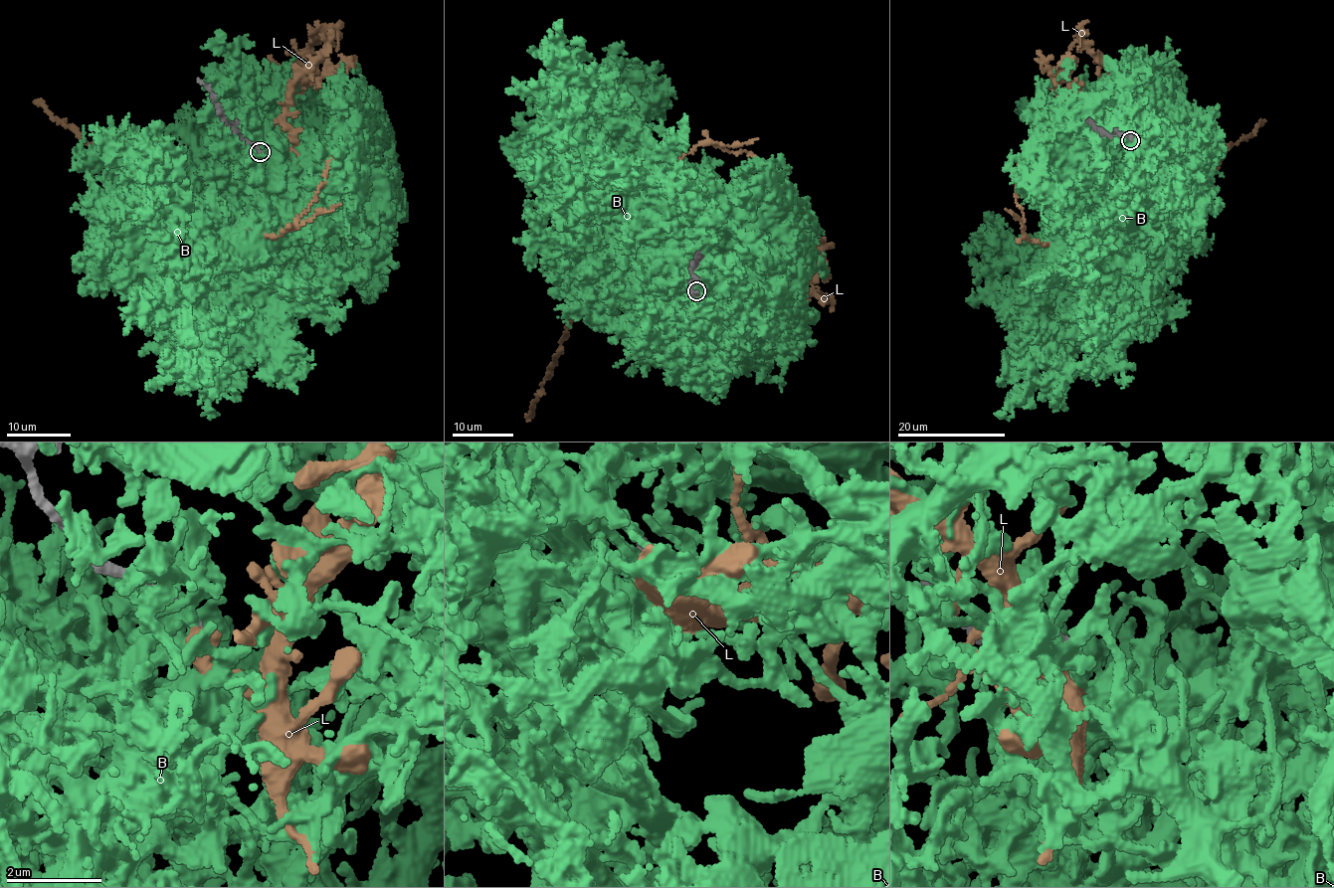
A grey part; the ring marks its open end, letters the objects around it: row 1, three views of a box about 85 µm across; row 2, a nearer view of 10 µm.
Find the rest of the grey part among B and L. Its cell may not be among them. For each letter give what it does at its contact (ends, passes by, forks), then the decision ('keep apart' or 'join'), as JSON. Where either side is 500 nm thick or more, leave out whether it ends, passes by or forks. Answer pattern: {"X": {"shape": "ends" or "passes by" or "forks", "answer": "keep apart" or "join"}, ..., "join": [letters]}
{"B": {"shape": "forks", "answer": "keep apart"}, "L": {"shape": "ends", "answer": "keep apart"}, "join": []}

